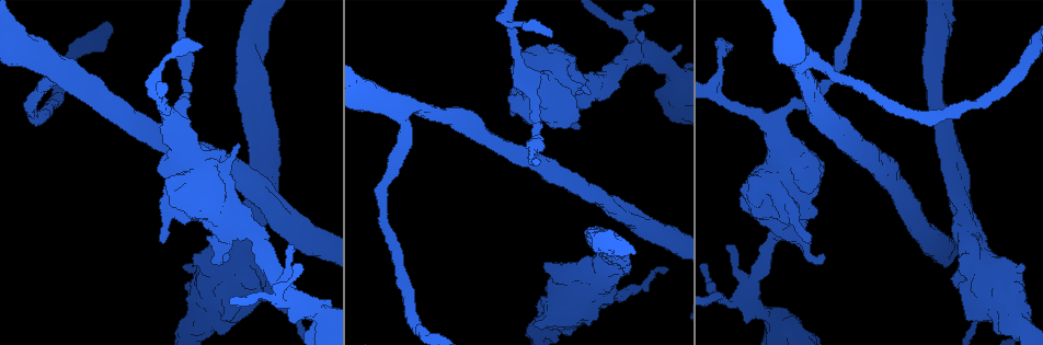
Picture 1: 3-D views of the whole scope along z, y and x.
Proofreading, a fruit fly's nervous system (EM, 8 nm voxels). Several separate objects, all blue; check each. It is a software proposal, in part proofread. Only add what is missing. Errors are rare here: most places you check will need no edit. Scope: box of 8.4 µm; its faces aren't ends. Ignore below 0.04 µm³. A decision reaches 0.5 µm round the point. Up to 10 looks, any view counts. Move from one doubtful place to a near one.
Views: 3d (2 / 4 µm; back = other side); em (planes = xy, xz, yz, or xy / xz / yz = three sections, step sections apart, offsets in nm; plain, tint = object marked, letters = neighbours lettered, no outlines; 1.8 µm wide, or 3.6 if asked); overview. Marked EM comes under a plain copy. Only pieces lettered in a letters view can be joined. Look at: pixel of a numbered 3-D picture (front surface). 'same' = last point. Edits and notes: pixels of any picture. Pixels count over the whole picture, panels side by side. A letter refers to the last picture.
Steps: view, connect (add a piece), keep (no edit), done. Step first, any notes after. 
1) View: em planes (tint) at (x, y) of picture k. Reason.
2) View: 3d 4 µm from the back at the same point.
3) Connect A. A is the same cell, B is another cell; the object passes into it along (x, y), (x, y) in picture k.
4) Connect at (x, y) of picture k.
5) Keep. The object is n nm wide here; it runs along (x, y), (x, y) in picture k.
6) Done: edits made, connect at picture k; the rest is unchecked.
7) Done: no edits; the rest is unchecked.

View: 3d 4 µm at (940, 107) of picture 1. Arms part here.

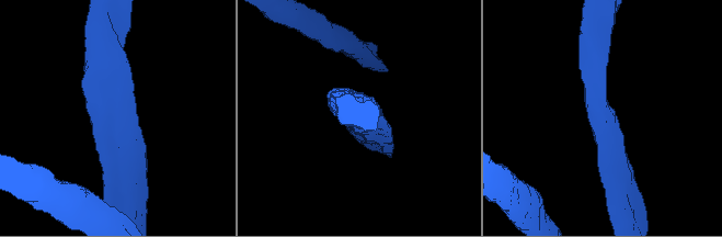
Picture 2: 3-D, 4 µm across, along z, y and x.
View: em xz step 16 (tint) at (602, 116) of picture 2. Shape alone is not enough.

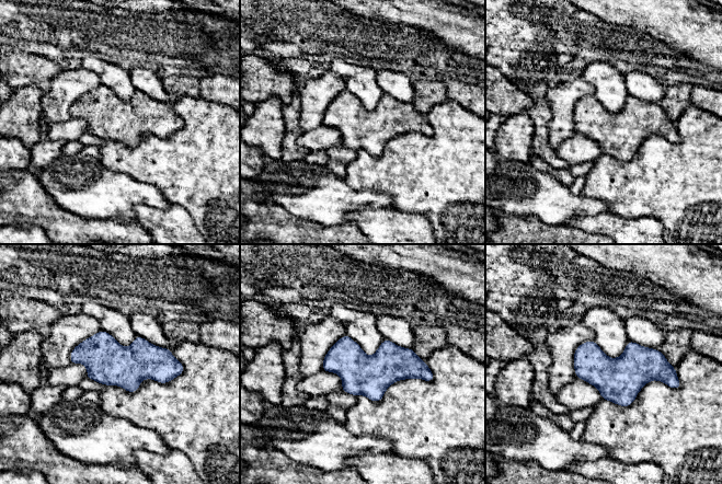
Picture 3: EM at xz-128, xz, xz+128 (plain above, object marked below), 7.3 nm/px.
View: em planes (letters) at the same point.

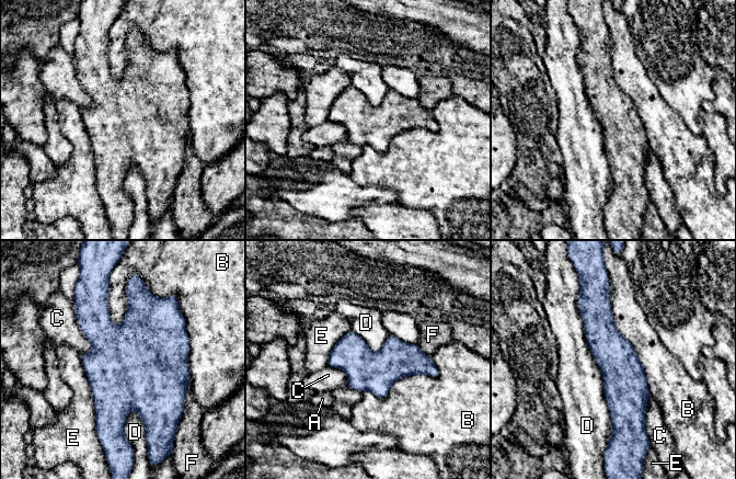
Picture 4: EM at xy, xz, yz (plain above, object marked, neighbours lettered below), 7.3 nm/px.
Keep. A, B, C, D, E and F are other cells; it runs along (601, 298), (619, 429) in picture 4; no lettered piece goes on from it.

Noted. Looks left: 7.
View: 3d 2 µm at (277, 179) of picture 1. Branch stops here.

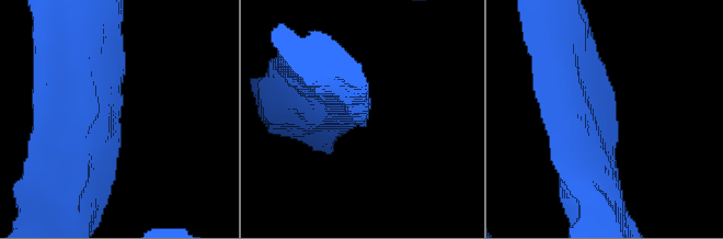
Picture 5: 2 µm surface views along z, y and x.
View: em yz step 8 (letters) at (115, 112) of picture 5.

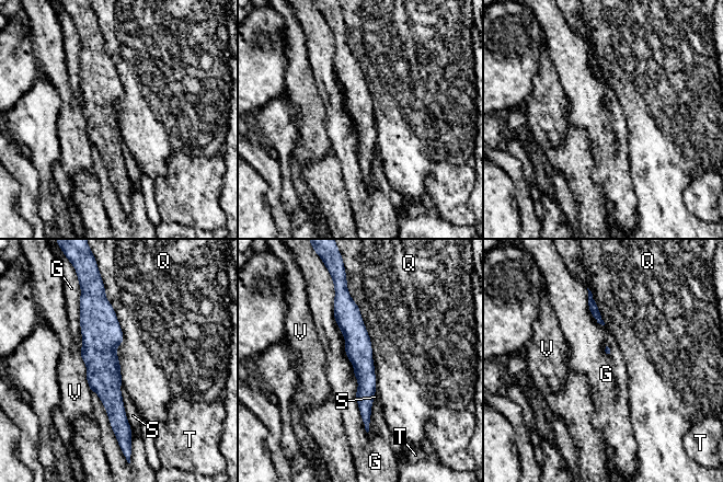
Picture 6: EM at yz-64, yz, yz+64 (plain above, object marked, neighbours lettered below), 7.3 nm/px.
Keep. The longest contact is with G, 1100 nm; G, Q, S, T and V are other cells; it runs along (101, 298), (103, 377), (124, 426) in picture 6; no lettered piece goes on from it.

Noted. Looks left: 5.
View: em 3.6 µm xz step 4 (letters) at (558, 117) of picture 1.

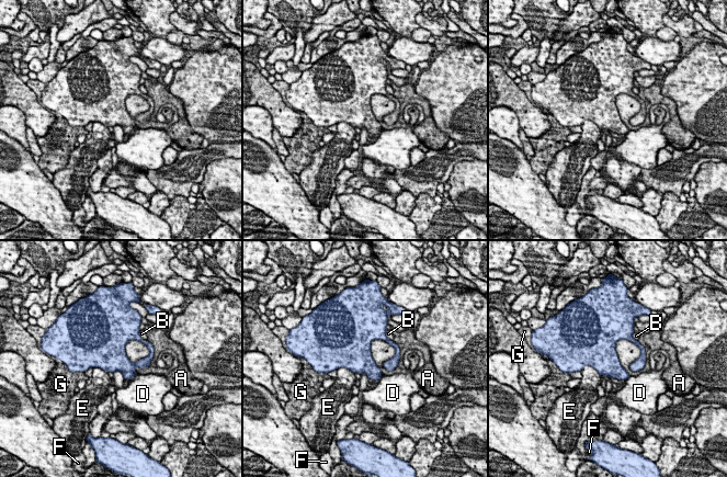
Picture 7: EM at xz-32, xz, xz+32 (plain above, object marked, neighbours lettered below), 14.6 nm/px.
Keep. The object is 420 nm wide here; A, B, D, E, F and G are other cells; a border runs along (135, 372), (127, 381) in picture 7; no lettered piece goes on from it.

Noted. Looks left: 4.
View: em xz step 8 (tint) at (748, 192) of picture 1. Touches itself.

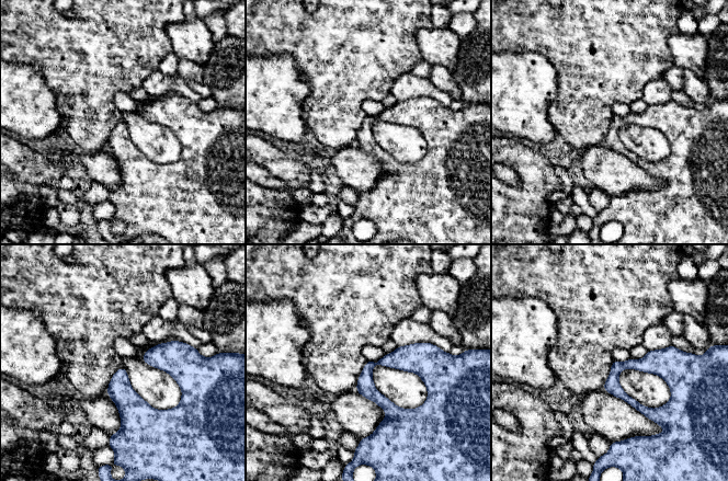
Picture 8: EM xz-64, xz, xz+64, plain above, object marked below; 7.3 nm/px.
View: em yz step 16 (letters) at the same point.

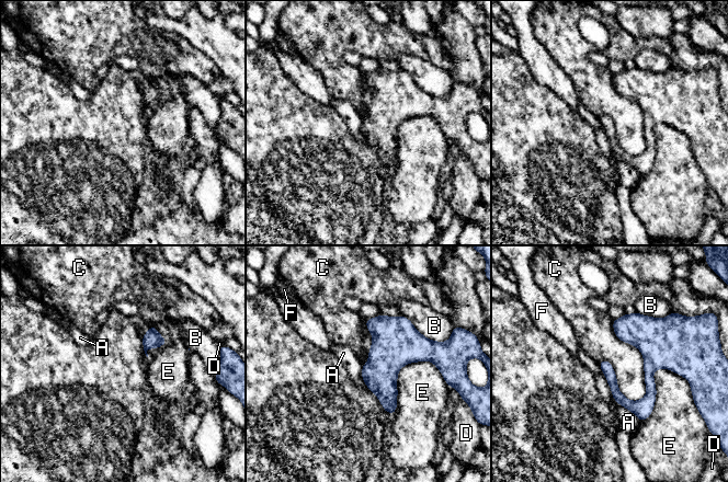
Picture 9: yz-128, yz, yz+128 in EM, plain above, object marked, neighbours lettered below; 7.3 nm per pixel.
Keep. A, B, C, D, E and F are other cells; none of them fits.

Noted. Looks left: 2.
Done: no edits; the rest is unchecked.

